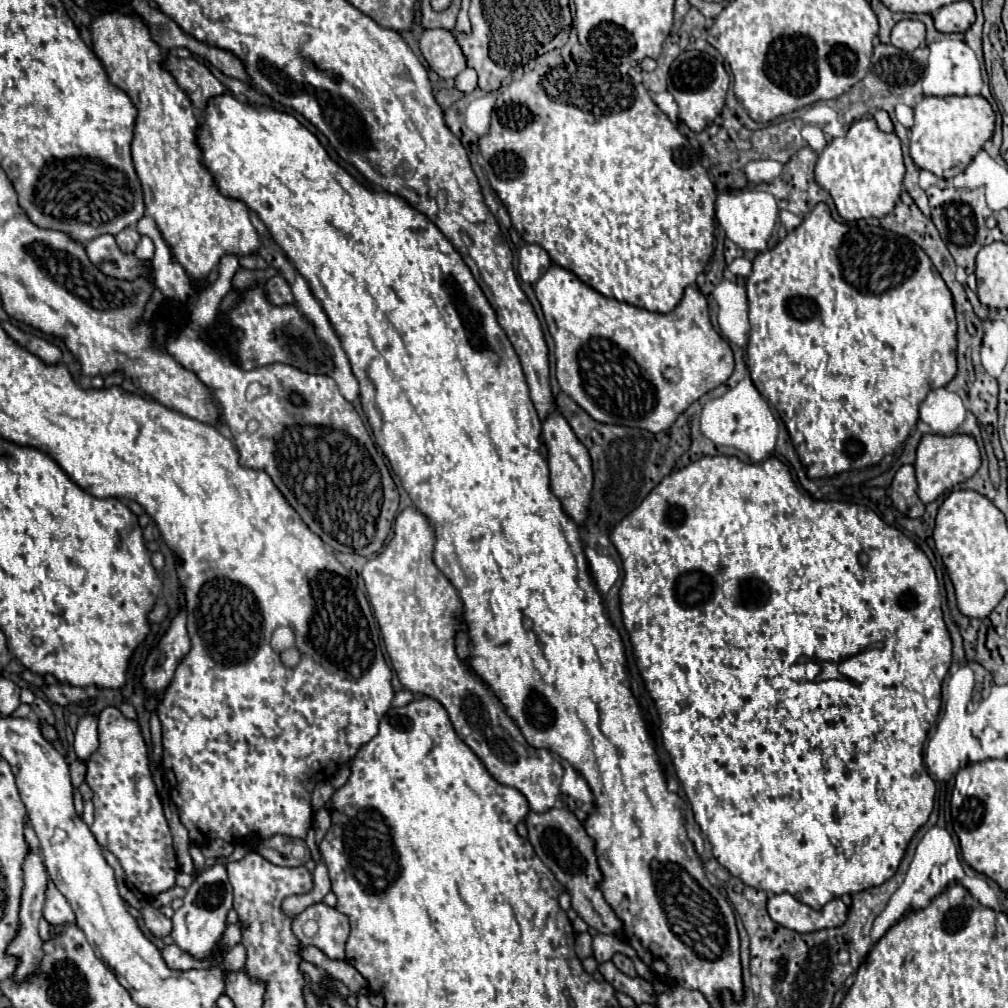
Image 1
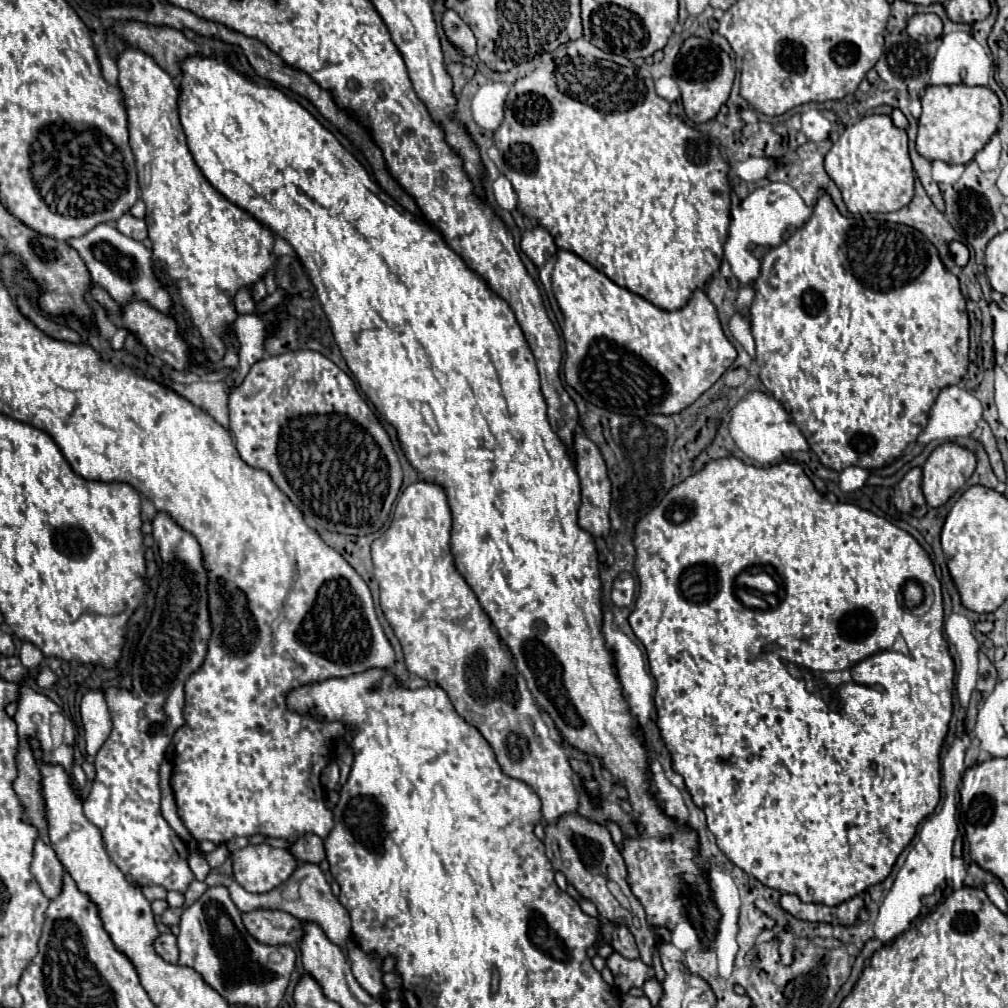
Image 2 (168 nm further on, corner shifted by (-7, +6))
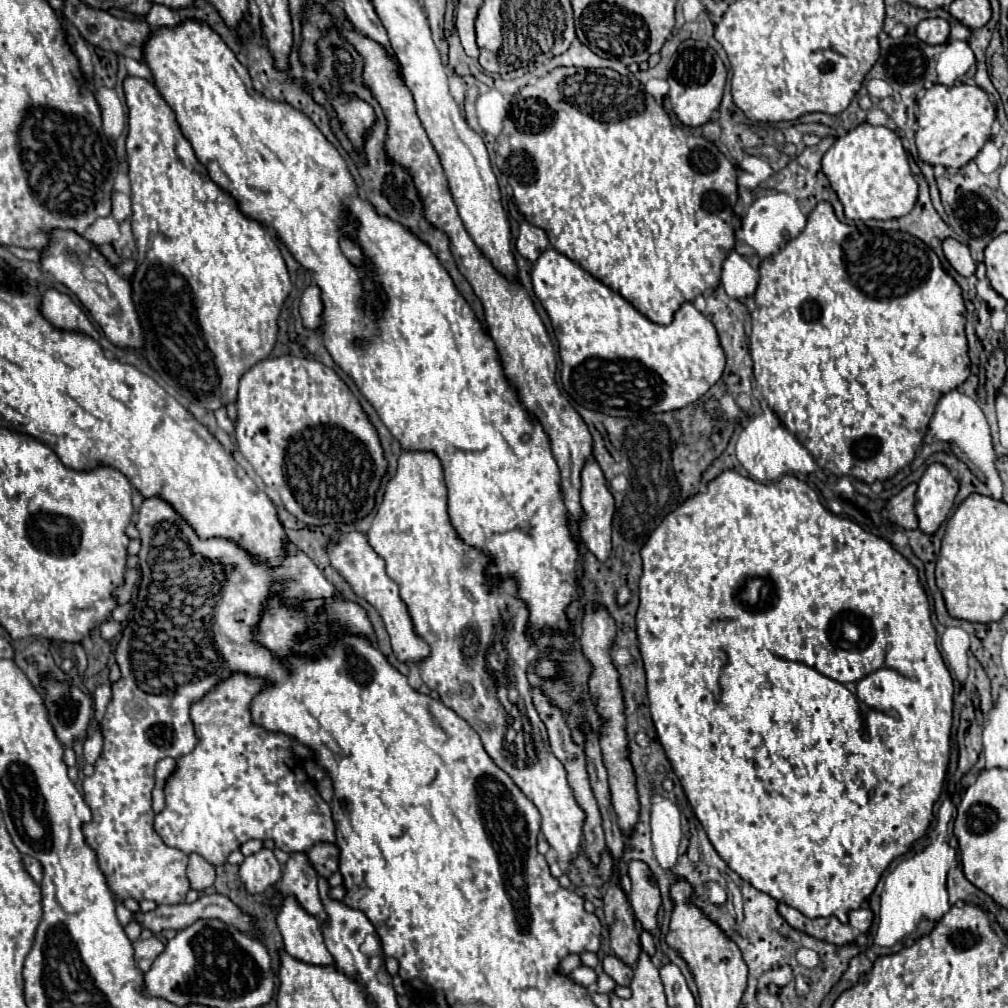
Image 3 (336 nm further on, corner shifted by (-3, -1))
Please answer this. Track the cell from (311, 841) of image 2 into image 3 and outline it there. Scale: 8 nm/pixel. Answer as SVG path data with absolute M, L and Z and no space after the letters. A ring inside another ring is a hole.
M319 842L307 850L307 858L315 872L323 878L329 878L333 872L337 872L337 862L339 862L339 850L335 844L325 844Z

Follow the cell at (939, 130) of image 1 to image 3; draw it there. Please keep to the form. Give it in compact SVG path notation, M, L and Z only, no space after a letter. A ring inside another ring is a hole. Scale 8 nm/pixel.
M933 84L918 99L917 122L919 128L915 132L915 144L919 158L931 166L941 164L945 168L961 168L971 162L991 138L995 108L979 86Z

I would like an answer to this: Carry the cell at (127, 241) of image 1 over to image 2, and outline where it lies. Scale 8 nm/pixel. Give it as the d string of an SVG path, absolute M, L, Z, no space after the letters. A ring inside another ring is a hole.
M123 213L123 215L115 221L115 227L117 227L119 233L123 233L123 235L135 239L135 241L147 239L147 227L145 227L145 221L133 217L131 213Z

